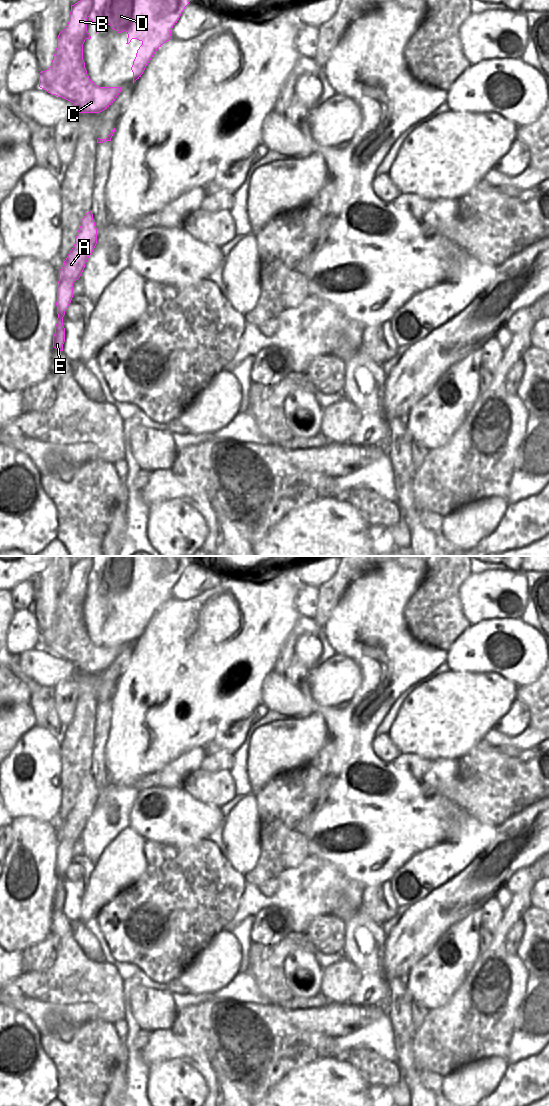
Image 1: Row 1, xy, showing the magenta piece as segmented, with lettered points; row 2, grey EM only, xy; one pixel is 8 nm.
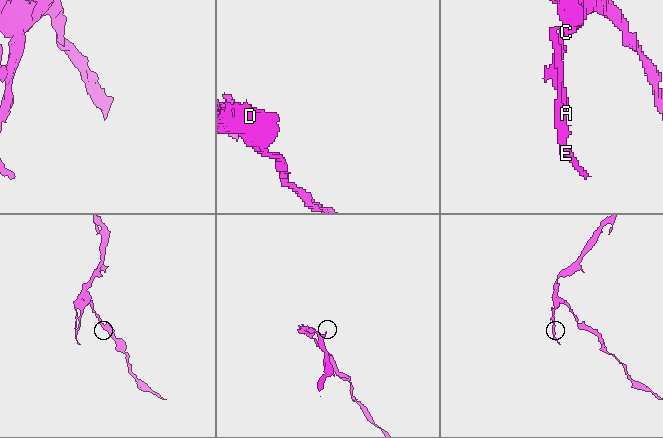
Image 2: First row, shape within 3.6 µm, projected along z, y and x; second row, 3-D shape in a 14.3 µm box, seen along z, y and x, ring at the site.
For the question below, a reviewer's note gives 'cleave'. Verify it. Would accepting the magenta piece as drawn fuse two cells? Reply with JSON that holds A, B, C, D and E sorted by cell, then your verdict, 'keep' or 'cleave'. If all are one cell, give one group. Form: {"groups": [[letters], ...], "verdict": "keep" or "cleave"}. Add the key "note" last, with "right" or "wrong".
{"groups": [["A", "B", "C", "E"], ["D"]], "verdict": "cleave", "note": "right"}

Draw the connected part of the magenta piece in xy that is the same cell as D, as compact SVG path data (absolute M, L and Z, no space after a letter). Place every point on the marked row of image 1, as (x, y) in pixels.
M93 0L89 18L95 24L95 31L100 34L101 28L108 25L118 33L127 32L127 43L137 39L138 31L145 31L148 25L147 16L141 14L141 7L150 11L176 11L179 0Z

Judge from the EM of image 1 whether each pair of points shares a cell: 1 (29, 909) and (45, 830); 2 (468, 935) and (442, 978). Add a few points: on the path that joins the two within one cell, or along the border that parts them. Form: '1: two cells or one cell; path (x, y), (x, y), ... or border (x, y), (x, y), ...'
1: one cell; path (38, 889), (40, 884), (40, 850)
2: one cell; path (462, 946), (462, 958), (453, 967)

